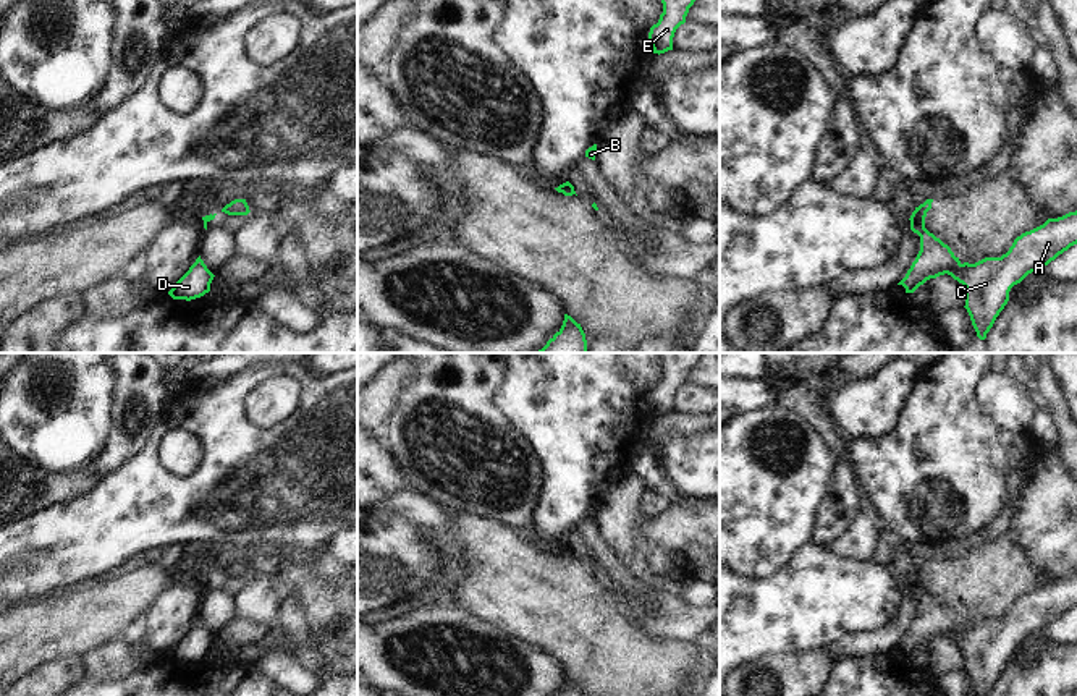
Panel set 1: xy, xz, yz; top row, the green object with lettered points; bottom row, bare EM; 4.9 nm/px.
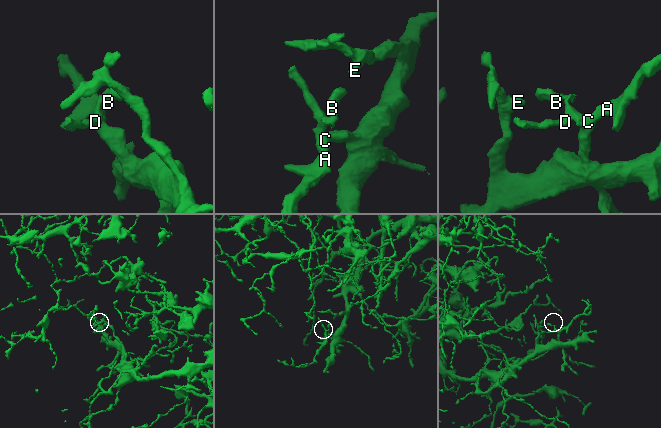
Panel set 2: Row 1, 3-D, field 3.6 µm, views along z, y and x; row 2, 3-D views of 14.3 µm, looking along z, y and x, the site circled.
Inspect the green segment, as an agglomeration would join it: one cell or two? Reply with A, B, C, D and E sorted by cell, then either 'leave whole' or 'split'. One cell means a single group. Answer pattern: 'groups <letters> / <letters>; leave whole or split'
groups A C D E / B; split

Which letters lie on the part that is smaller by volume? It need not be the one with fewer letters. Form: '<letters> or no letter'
B

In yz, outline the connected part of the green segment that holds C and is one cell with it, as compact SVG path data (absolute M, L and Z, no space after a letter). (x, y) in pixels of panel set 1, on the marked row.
M1077 210L1017 236L1001 257L985 257L975 264L961 262L951 248L917 222L910 230L920 236L920 251L898 283L906 293L940 275L951 275L965 286L965 309L980 340L993 327L1009 301L1009 291L1028 274L1041 270L1059 254L1077 244Z

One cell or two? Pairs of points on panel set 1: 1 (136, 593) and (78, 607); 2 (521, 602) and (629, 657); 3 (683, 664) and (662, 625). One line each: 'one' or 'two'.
1: one
2: one
3: two

